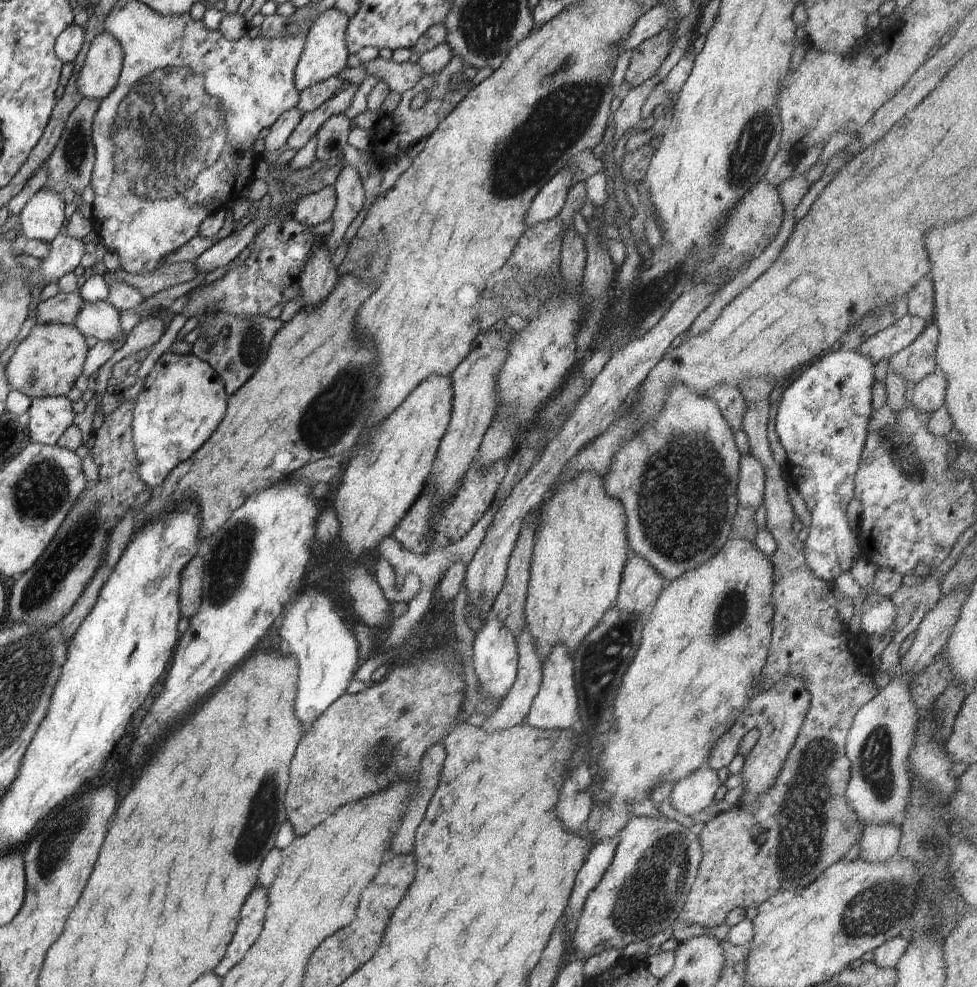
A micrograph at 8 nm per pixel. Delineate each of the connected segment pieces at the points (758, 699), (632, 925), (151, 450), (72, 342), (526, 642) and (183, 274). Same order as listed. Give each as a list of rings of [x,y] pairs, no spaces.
[[[784,676],[775,687],[764,693],[755,693],[750,700],[750,708],[742,713],[736,720],[736,724],[724,735],[714,750],[710,752],[710,760],[707,766],[715,771],[728,765],[734,760],[736,750],[740,748],[742,738],[750,730],[758,728],[759,740],[754,749],[746,757],[740,776],[743,778],[744,792],[742,792],[742,803],[754,804],[758,802],[758,796],[768,792],[774,786],[774,780],[778,778],[778,770],[782,768],[786,754],[794,746],[798,732],[802,728],[806,714],[810,709],[810,694],[806,691],[806,680],[802,676]]]
[[[630,815],[626,828],[619,834],[620,844],[612,864],[602,876],[600,884],[586,896],[582,911],[577,915],[578,926],[572,933],[572,947],[576,958],[580,960],[586,961],[606,950],[623,950],[631,943],[642,942],[666,930],[668,926],[673,926],[679,919],[686,896],[698,875],[702,846],[698,842],[698,836],[689,830],[689,825],[684,827],[663,815],[660,818]]]
[[[166,351],[145,379],[144,388],[134,399],[132,444],[140,480],[156,490],[178,464],[188,460],[212,436],[226,416],[228,396],[214,368],[192,352],[183,356]]]
[[[38,324],[16,347],[6,365],[6,380],[11,390],[18,390],[31,399],[66,396],[82,375],[88,350],[84,336],[76,326]]]
[[[524,625],[524,630],[520,632],[520,636],[516,638],[516,645],[517,654],[519,655],[516,680],[512,688],[510,688],[510,692],[506,695],[506,698],[503,698],[500,702],[498,710],[496,710],[492,716],[486,716],[486,718],[479,720],[478,728],[486,730],[486,732],[498,732],[498,730],[506,730],[514,726],[522,725],[522,720],[526,719],[532,702],[534,698],[536,698],[536,694],[538,694],[538,690],[542,685],[543,666],[540,664],[538,652],[536,652],[536,648],[534,648],[534,638],[530,636],[526,625]]]
[[[180,262],[166,264],[156,268],[148,274],[130,274],[118,269],[114,274],[105,274],[104,281],[108,283],[110,278],[124,280],[126,284],[134,286],[144,300],[166,288],[174,287],[180,283],[192,281],[197,276],[197,269],[193,262]]]

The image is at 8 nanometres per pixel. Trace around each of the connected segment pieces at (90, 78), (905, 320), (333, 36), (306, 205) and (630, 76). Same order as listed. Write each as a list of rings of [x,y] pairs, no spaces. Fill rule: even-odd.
[[[104,32],[96,36],[86,52],[76,86],[83,98],[102,101],[114,91],[122,73],[124,54],[120,44]]]
[[[907,314],[892,326],[874,334],[855,352],[874,360],[876,364],[884,359],[888,360],[908,348],[922,334],[927,324],[924,320]]]
[[[332,8],[322,12],[317,19],[314,19],[313,26],[309,29],[304,44],[304,51],[296,66],[293,75],[293,82],[298,92],[304,92],[306,88],[320,84],[324,80],[338,76],[347,65],[349,53],[346,50],[346,26],[349,17],[342,14],[338,8]]]
[[[326,186],[320,192],[302,196],[296,202],[293,218],[306,226],[316,226],[332,218],[336,208],[336,196],[333,186]]]
[[[670,18],[662,32],[648,38],[633,50],[625,76],[626,82],[630,84],[630,91],[638,88],[642,82],[654,78],[656,71],[666,61],[673,48],[678,23],[677,18]]]

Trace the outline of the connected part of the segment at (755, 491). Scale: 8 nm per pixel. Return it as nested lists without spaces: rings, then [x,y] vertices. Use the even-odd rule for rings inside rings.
[[[744,454],[740,460],[737,500],[739,506],[757,510],[764,501],[765,472],[762,462],[752,454]]]

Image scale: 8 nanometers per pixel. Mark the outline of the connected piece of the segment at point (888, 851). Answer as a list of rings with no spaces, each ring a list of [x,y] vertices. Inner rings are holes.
[[[892,822],[888,824],[864,825],[864,832],[858,842],[862,860],[870,862],[886,862],[897,856],[900,843],[901,830],[898,830]]]

